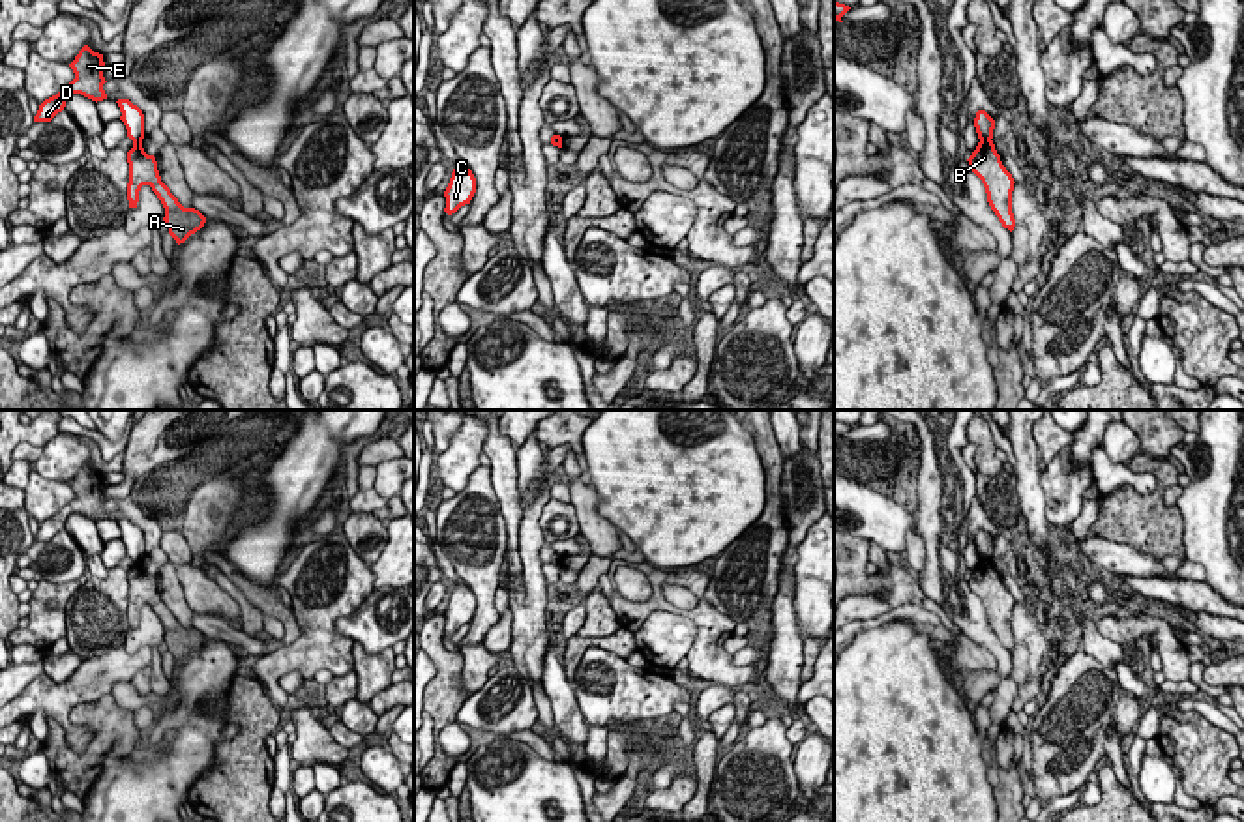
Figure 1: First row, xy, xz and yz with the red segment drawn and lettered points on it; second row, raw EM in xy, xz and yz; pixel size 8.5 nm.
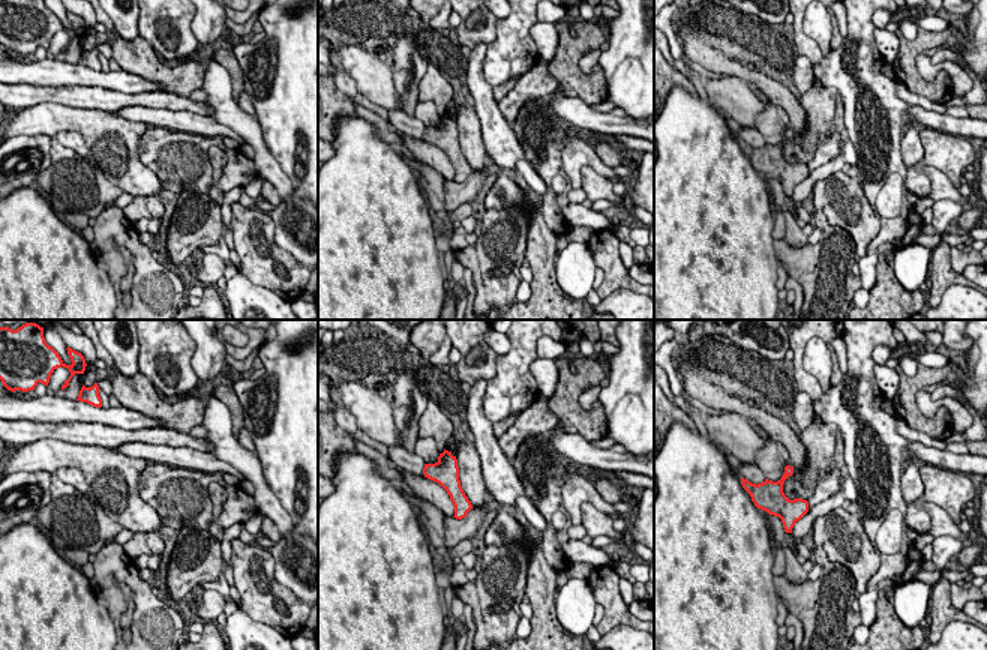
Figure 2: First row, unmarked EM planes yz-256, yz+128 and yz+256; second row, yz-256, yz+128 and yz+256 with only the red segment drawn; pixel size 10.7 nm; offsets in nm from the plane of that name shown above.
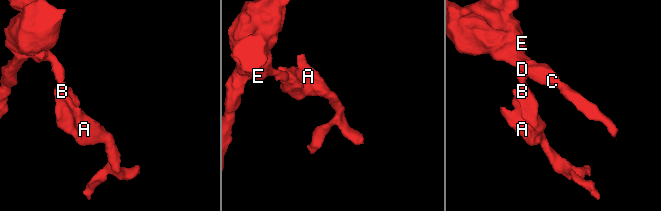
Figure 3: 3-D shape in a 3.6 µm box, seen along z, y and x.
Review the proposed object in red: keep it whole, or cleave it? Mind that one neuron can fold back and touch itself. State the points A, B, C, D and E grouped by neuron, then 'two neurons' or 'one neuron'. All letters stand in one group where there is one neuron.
groups A B / C D E; two neurons

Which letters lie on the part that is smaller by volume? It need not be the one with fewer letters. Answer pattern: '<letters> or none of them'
A, B

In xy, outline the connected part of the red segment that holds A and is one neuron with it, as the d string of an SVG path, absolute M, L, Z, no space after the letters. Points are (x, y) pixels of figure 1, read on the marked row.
M142 139L133 142L133 148L127 152L129 163L129 183L127 183L127 200L129 208L137 208L139 191L142 185L150 185L165 208L165 225L169 234L176 243L184 243L191 234L200 230L206 223L206 217L195 208L184 208L170 189L161 182L157 161L154 155L148 155L142 148Z

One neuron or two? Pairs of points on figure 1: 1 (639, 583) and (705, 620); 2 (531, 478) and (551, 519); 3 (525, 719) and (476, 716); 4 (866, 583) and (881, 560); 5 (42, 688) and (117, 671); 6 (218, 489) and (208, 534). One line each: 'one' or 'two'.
1: two
2: two
3: one
4: two
5: one
6: one

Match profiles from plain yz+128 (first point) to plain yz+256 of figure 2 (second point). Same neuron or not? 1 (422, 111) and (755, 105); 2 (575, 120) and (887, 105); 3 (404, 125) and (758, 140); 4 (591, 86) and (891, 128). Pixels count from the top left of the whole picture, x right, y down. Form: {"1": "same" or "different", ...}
{"1": "different", "2": "different", "3": "same", "4": "different"}

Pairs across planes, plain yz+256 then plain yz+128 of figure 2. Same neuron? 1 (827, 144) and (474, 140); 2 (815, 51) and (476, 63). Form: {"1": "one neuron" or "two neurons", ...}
{"1": "two neurons", "2": "two neurons"}

